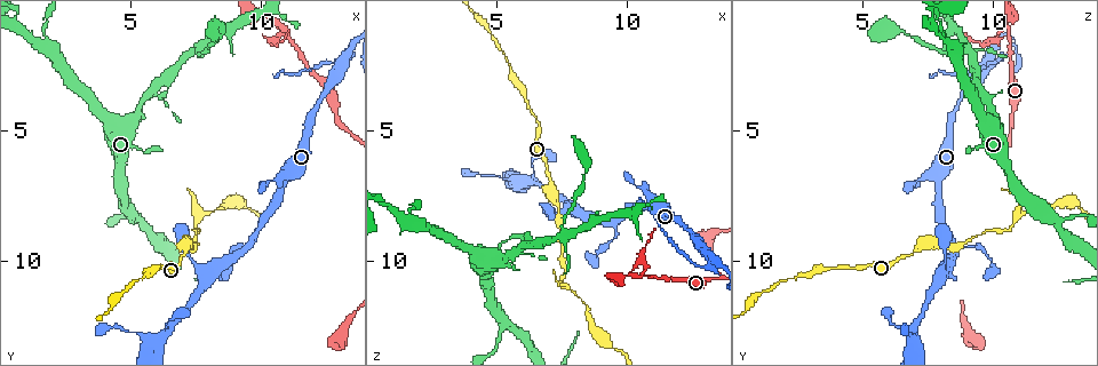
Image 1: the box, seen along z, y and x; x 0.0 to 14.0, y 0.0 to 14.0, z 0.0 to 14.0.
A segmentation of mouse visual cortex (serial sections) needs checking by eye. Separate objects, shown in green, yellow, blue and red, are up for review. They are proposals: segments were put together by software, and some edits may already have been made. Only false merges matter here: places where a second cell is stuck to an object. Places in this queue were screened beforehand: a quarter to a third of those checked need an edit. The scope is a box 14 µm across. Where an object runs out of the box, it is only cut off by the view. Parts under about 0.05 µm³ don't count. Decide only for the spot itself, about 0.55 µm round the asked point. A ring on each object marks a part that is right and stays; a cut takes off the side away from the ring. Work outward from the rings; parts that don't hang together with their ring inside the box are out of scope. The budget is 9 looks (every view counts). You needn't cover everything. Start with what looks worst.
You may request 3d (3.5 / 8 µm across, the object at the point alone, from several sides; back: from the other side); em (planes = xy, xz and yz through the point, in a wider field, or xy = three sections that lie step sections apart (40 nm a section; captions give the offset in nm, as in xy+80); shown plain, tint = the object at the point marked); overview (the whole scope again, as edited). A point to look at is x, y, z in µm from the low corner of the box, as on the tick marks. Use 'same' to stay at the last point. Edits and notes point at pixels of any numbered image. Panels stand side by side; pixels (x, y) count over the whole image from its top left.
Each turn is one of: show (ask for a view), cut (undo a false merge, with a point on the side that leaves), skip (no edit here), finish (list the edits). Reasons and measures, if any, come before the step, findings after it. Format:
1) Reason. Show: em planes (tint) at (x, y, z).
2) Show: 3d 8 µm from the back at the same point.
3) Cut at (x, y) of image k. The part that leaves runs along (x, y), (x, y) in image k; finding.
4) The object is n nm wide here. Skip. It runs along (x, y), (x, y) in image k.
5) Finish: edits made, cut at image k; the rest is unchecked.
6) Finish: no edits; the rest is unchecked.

Abrupt turn. Show: 3d 3.5 µm at (10.7, 0.9, 10.5).

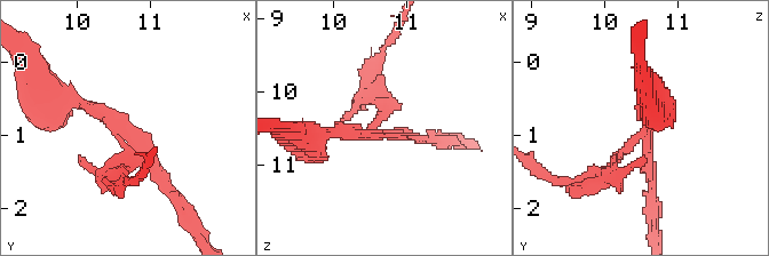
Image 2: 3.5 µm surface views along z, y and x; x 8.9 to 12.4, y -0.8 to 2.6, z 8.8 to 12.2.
3 arms meet here; the arms are 150, 150, 200 nm wide; now the EM. Show: em xy step 1 (tint) at (10.60, 0.95, 10.55).

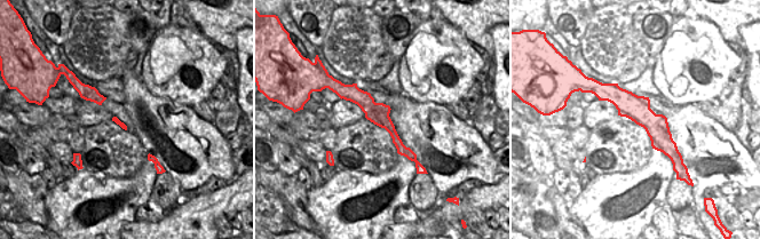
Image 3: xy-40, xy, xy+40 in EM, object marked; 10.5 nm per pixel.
Cut at (613, 160) of image 2. The part that leaves runs along (643, 134), (594, 183), (559, 180) in image 2; a second cell is stuck on.

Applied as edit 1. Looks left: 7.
Show: overview.

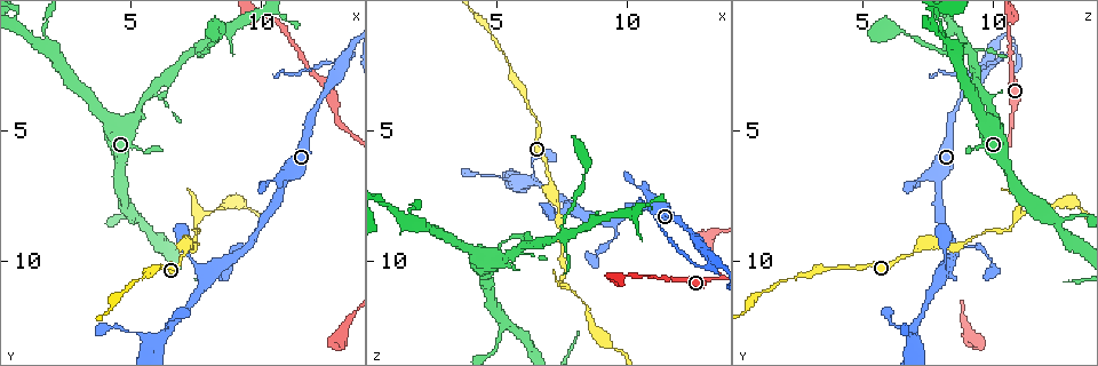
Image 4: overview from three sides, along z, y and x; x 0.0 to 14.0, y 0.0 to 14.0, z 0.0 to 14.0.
Branch point. Show: 3d 3.5 µm at (7.6, 1.9, 9.0).

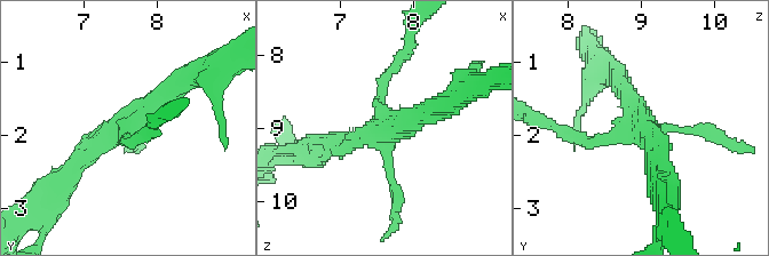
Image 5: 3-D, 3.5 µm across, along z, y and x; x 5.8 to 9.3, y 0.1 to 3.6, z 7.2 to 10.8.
Now the EM. Show: em xy step 1 (tint) at (7.55, 1.85, 9.00).

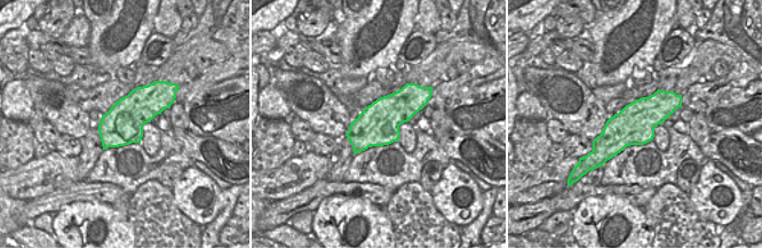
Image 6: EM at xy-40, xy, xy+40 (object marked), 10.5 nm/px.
Skip. Continuous, no second cell.

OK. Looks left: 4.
Branch point. Show: 3d 3.5 µm at (13.4, 2.4, 10.0).

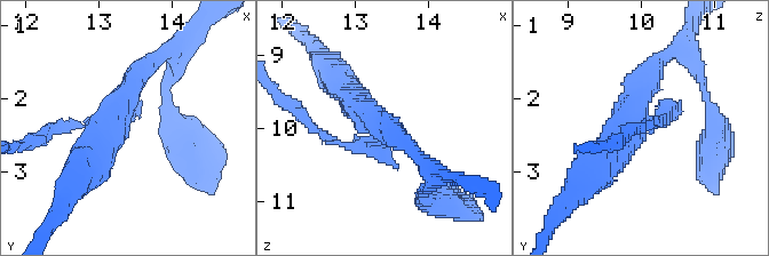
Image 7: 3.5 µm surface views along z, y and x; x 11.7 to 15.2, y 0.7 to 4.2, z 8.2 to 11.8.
Show: em xy step 2 (tint) at (13.30, 2.25, 9.95).

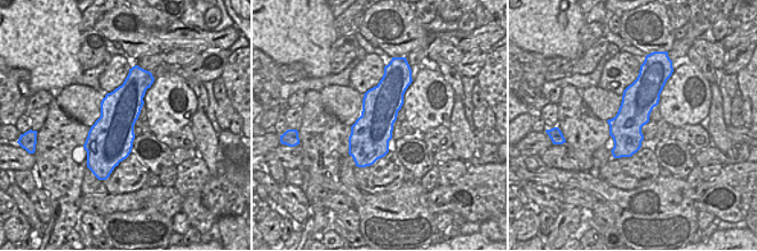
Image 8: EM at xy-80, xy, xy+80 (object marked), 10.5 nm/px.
Cut at (74, 125) of image 7. The part that leaves runs along (371, 141), (340, 146), (287, 103) in image 7; two cells meet here.

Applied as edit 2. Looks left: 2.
Finish: edits made, cut at image 2, cut at image 7; the rest is unchecked.

